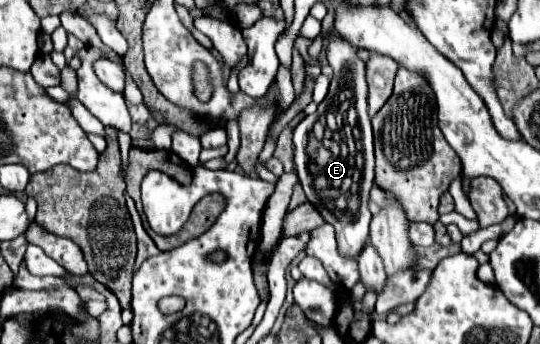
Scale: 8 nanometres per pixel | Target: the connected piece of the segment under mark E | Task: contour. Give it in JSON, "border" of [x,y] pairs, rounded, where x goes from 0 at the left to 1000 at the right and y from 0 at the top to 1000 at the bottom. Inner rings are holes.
{"border":[[[613,108],[602,142],[606,183],[617,195],[617,270],[591,299],[580,334],[569,334],[543,381],[546,497],[569,561],[569,578],[591,608],[598,637],[620,660],[624,724],[635,747],[665,747],[683,695],[687,619],[680,608],[683,549],[694,520],[691,381],[680,334],[680,235],[676,183],[661,160],[661,137],[635,108]],[[624,247],[646,247],[654,270],[624,270]]]}

